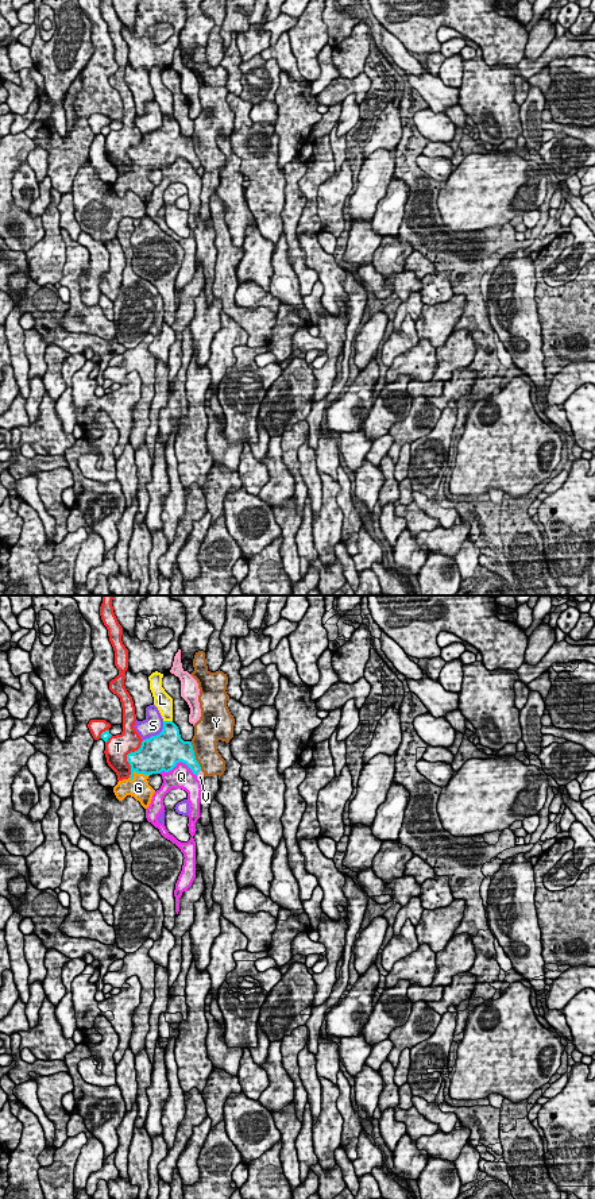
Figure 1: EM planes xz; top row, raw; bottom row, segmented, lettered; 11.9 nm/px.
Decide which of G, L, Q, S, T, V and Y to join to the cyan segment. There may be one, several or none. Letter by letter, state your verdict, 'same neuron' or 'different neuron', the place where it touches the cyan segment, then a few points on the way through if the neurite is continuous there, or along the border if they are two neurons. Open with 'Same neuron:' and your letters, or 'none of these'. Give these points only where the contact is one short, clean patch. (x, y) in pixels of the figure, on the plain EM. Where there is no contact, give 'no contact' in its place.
Same neuron: G
G: same neuron; meets cyan in xz at (138, 168)
L: different neuron; meets cyan in xz at (167, 116)
Q: different neuron; meets cyan in xz at (178, 157)
S: different neuron; meets cyan in xz at (157, 130)
T: different neuron; meets cyan in xz at (127, 151)
V: different neuron; meets cyan in xz at (199, 166)
Y: different neuron; meets cyan in xz at (194, 151)

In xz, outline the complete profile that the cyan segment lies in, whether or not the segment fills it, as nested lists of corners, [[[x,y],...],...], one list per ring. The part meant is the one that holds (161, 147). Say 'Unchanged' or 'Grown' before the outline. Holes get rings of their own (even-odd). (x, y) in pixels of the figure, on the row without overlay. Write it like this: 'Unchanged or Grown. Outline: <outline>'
Grown. Outline: [[[163,116],[162,127],[143,135],[138,146],[127,150],[127,157],[131,161],[131,170],[119,176],[113,188],[119,196],[127,190],[134,192],[144,204],[150,201],[155,188],[147,176],[150,170],[169,167],[179,157],[194,170],[201,166],[192,138],[181,134],[179,124],[173,116]]]

